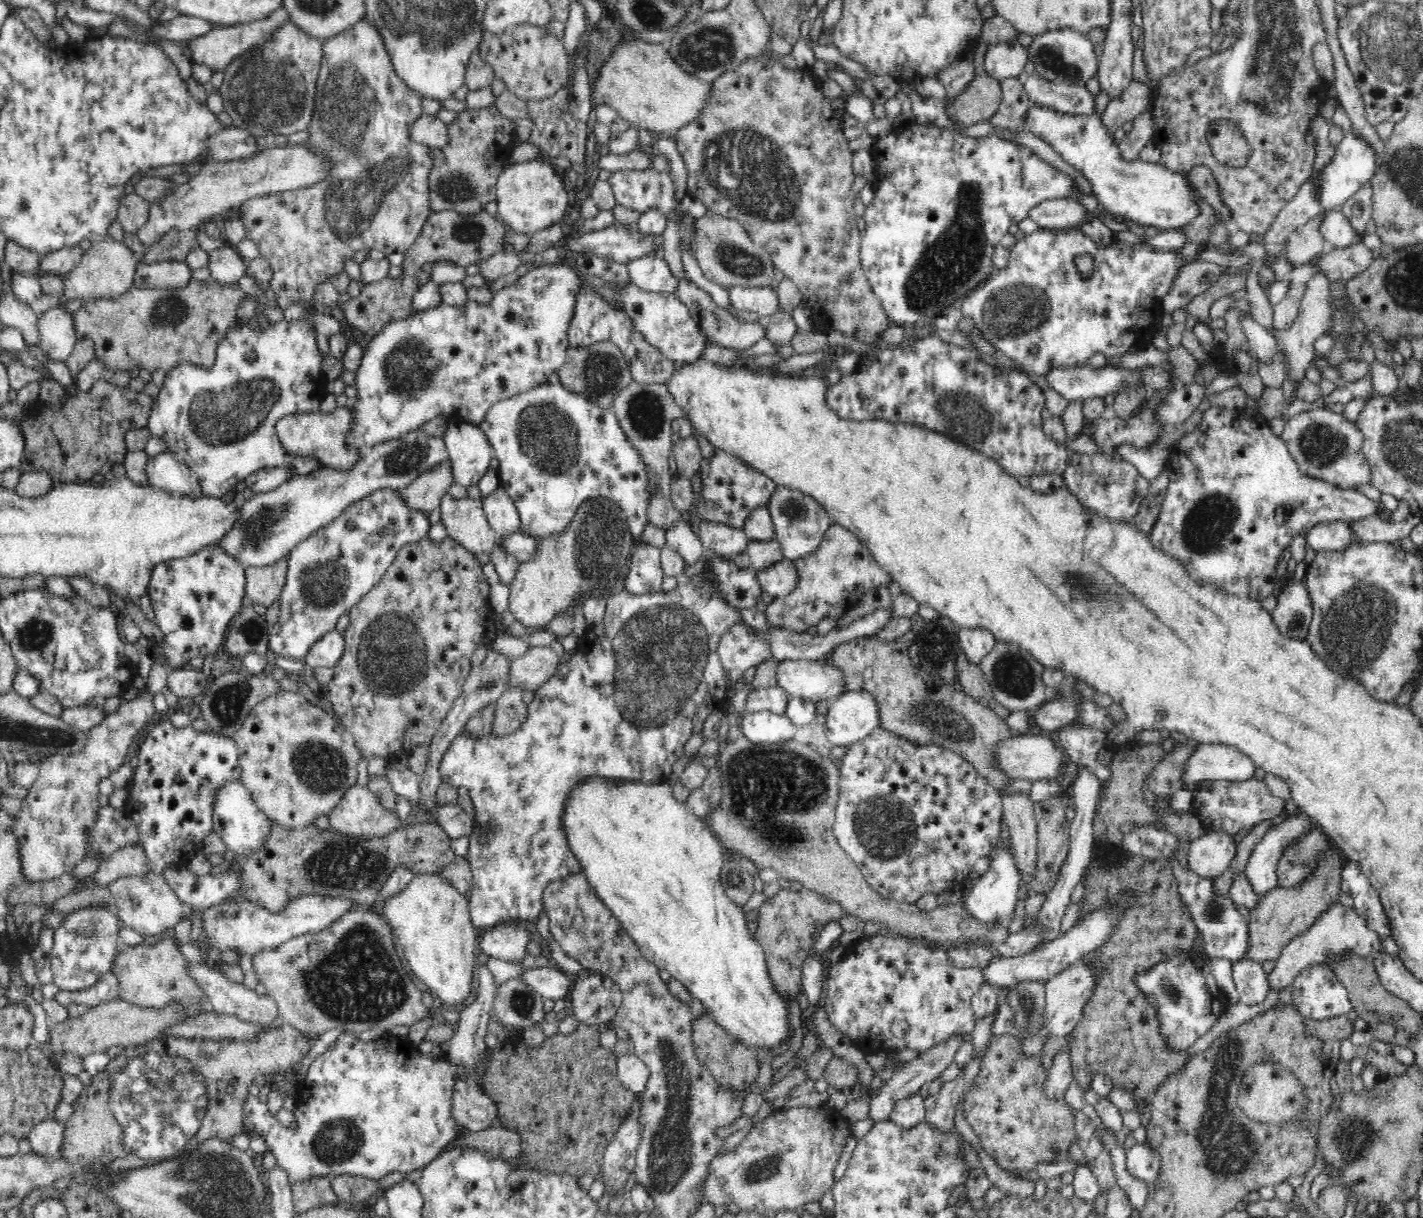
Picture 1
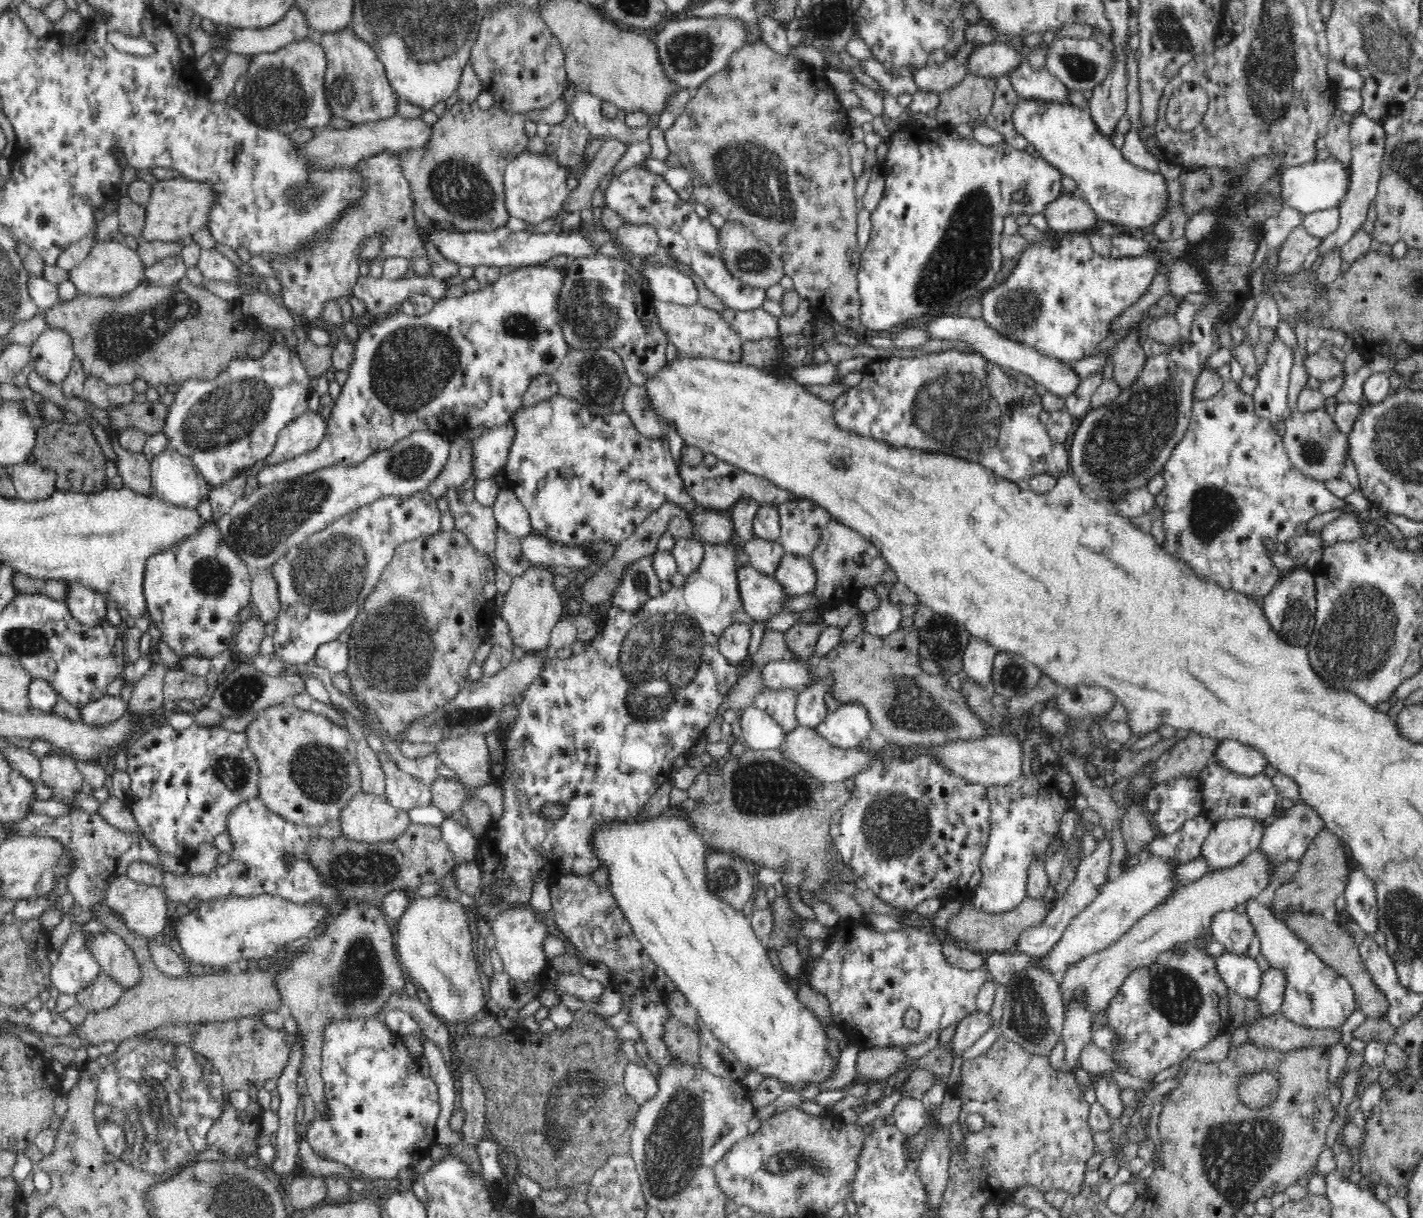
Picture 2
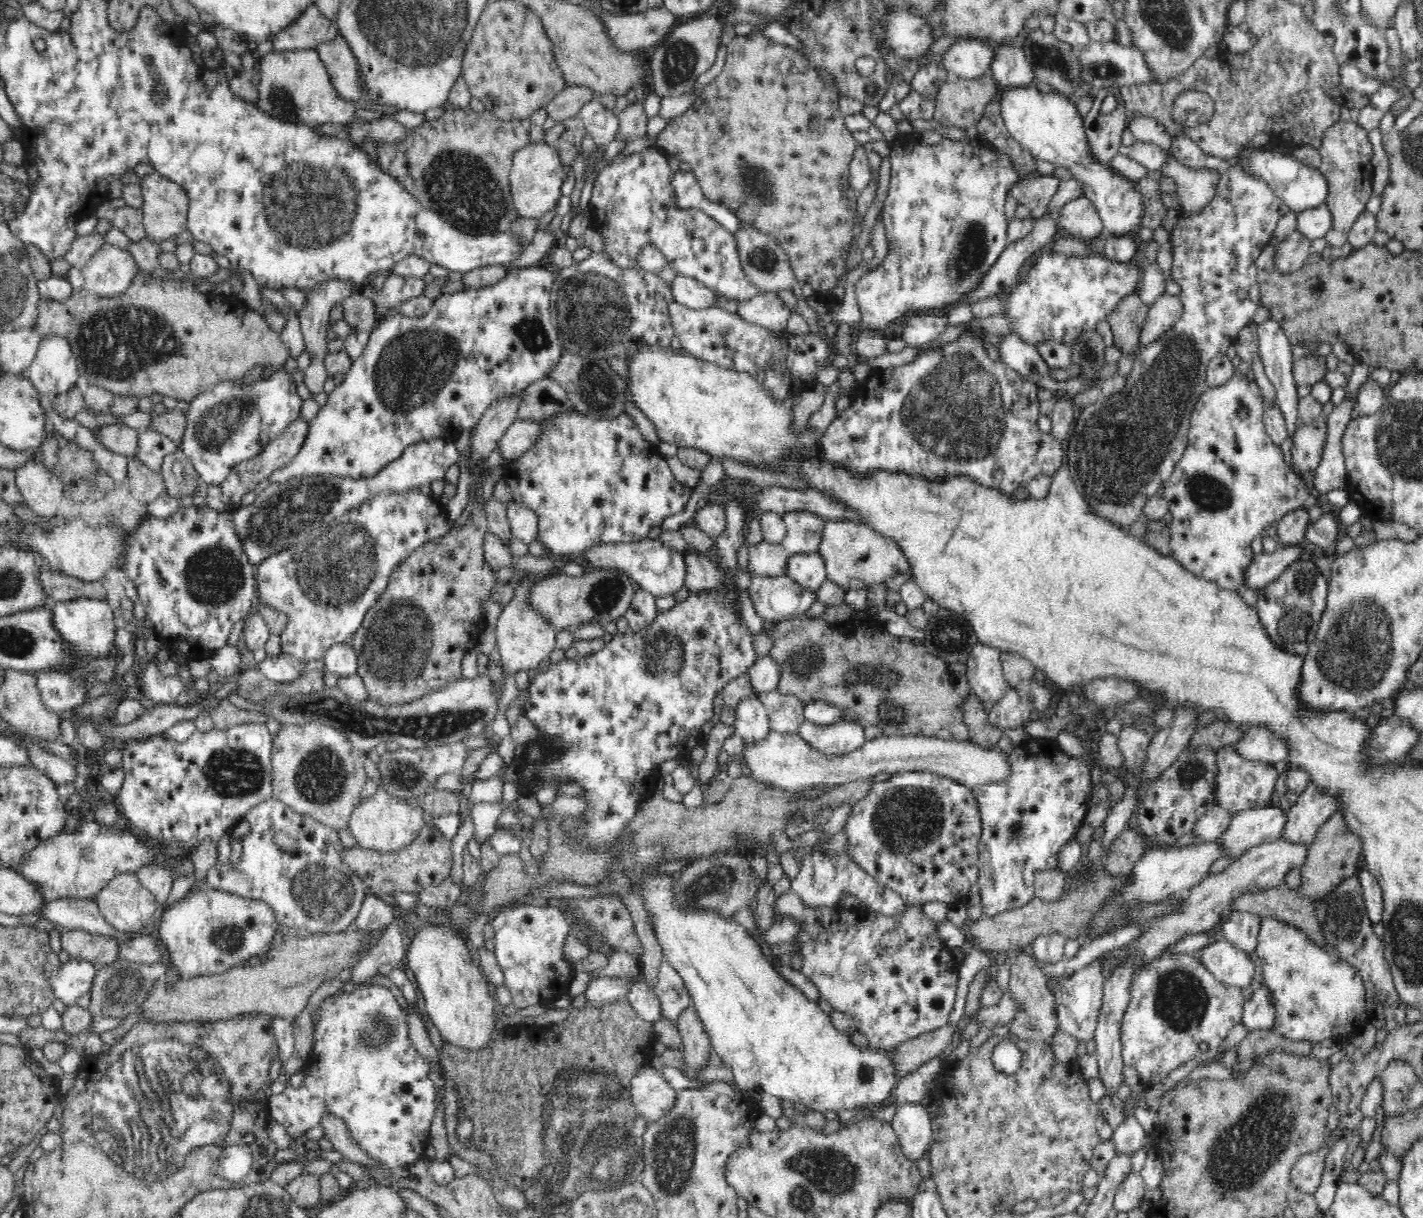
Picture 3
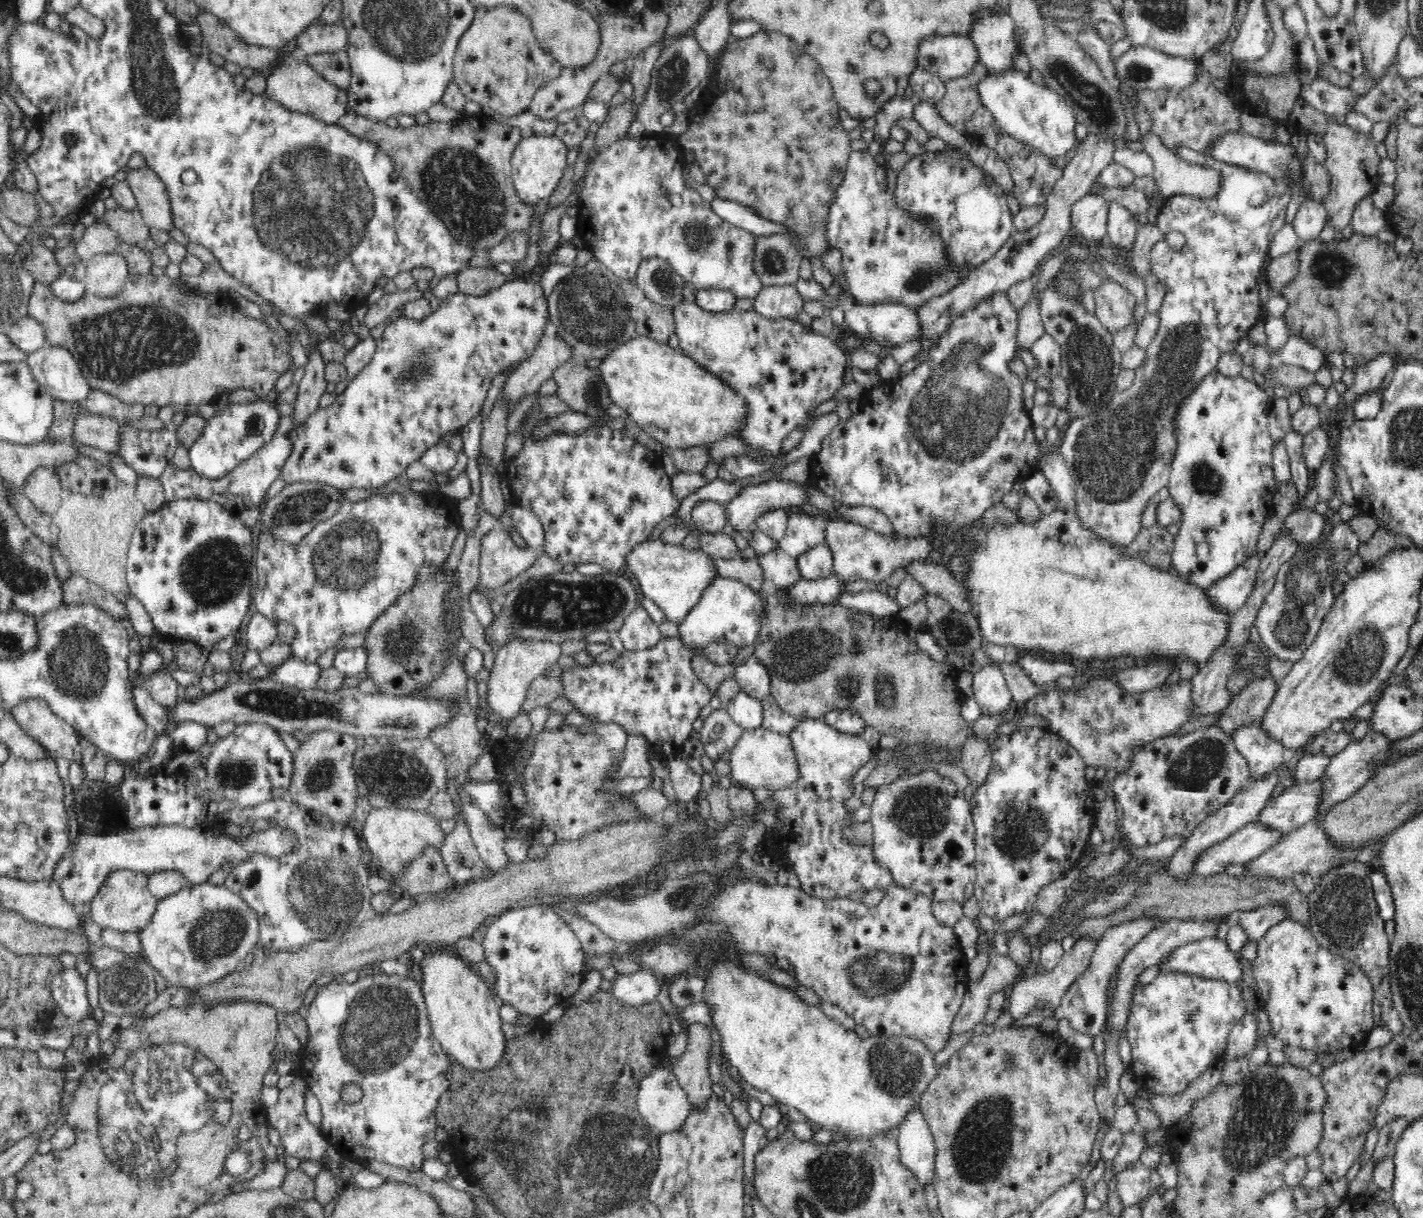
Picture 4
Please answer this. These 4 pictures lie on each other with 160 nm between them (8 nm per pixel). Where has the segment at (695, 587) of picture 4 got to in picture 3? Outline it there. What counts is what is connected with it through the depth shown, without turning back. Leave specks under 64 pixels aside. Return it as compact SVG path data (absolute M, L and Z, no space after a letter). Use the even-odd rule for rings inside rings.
M647 537L631 543L614 543L592 547L577 559L586 560L594 566L616 569L628 575L637 588L644 589L654 598L673 597L685 585L687 566L684 553L665 545L659 538Z

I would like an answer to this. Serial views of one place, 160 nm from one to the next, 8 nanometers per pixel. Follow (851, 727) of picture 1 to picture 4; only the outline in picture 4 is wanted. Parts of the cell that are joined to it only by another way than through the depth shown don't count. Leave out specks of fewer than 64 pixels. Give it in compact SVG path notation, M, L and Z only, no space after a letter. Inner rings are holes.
M824 718L822 720L810 719L810 720L802 720L798 722L797 726L788 734L791 744L793 745L793 752L796 754L797 764L800 766L800 776L797 779L796 783L793 783L790 787L786 789L782 789L781 791L769 791L769 792L753 792L753 796L755 800L759 803L763 803L764 801L774 800L771 802L771 808L769 810L772 811L773 815L776 818L776 824L774 827L765 831L765 837L762 841L762 851L766 853L767 856L778 857L784 864L787 864L790 867L794 868L794 872L797 874L798 878L801 882L801 889L812 896L816 896L821 899L837 899L842 897L848 897L852 892L856 892L856 890L872 890L874 888L886 888L889 886L893 887L893 876L890 871L887 871L885 867L882 865L878 865L878 860L875 859L875 856L872 855L870 848L866 845L856 845L849 843L846 835L844 834L844 829L852 826L854 823L851 815L854 810L850 810L846 808L844 802L849 800L855 793L855 785L853 782L853 778L855 778L858 770L864 767L870 760L870 754L873 752L873 748L870 747L861 736L854 736L850 733L842 733L839 732L836 728L828 725Z

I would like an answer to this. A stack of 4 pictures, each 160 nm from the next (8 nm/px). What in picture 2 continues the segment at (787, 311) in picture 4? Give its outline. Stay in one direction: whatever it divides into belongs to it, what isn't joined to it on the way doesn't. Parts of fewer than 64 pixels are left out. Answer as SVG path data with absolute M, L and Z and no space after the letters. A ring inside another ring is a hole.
M762 307L754 311L736 311L727 308L722 312L722 317L733 326L743 340L774 339L781 334L778 318Z

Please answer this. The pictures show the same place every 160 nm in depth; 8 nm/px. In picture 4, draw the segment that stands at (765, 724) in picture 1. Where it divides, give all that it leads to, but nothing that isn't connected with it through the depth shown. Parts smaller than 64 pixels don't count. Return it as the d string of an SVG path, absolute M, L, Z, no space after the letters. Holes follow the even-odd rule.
M739 691L725 706L731 720L743 730L758 729L763 722L762 703Z

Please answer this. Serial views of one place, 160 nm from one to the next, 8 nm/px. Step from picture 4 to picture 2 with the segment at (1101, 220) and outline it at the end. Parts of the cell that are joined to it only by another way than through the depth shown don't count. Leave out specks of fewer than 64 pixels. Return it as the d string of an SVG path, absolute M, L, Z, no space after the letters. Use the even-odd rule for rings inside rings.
M1059 196L1042 212L1050 231L1064 233L1091 233L1098 219L1093 208L1080 196Z

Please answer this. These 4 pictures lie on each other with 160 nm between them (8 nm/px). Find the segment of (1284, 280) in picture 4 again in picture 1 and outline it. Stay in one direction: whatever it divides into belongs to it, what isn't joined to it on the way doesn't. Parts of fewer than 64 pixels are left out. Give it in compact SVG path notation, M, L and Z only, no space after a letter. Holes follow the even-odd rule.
M1322 214L1311 218L1306 224L1300 225L1288 237L1284 258L1292 269L1306 265L1318 254L1324 252L1326 245L1318 228L1320 220L1322 220Z

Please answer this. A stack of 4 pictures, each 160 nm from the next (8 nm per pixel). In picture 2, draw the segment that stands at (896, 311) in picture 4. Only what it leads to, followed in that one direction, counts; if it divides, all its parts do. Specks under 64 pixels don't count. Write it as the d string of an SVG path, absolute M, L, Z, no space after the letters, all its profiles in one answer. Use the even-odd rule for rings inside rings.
M940 315L932 321L922 324L922 329L927 333L930 339L941 340L962 340L972 344L977 353L986 357L991 363L996 363L1004 369L1010 369L1015 373L1026 375L1036 381L1038 385L1046 388L1047 392L1053 393L1061 397L1067 397L1072 394L1079 384L1079 375L1070 368L1070 365L1058 360L1052 356L1043 355L1035 347L1031 347L1028 343L1020 343L1019 341L1008 339L1004 335L1000 335L982 318L972 319L967 316L955 317L951 315Z

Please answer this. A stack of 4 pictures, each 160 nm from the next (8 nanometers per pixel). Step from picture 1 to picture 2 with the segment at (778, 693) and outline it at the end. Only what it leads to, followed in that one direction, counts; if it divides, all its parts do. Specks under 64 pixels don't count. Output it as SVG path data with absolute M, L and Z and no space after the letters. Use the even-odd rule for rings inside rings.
M785 689L781 695L768 691L760 693L754 705L775 718L777 722L781 722L781 728L785 733L790 733L800 727L798 717L796 717L796 701L796 692L792 689Z

